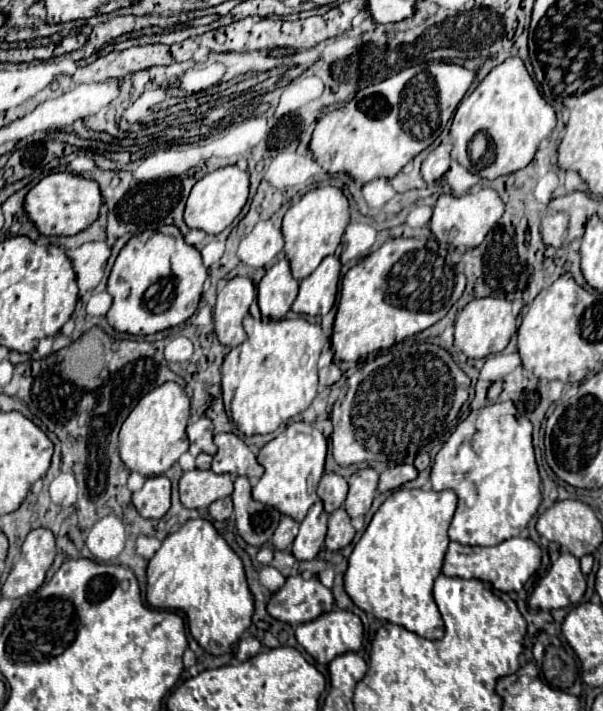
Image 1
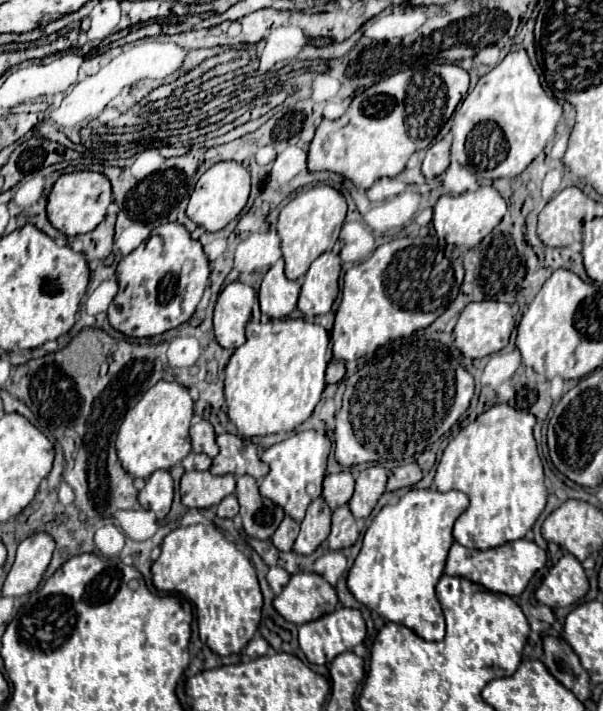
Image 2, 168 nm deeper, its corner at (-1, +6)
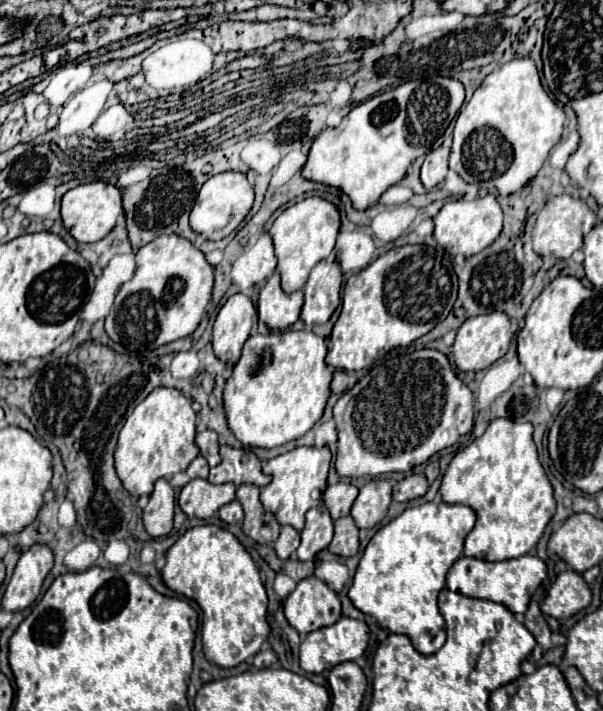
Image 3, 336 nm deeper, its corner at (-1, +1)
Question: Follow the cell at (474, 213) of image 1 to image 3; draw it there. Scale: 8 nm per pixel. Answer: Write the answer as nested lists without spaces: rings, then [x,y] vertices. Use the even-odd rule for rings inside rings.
[[[487,194],[485,198],[475,198],[471,202],[467,202],[467,200],[449,202],[439,210],[439,214],[433,218],[433,222],[435,222],[437,244],[445,252],[449,252],[453,256],[461,254],[465,258],[471,258],[477,252],[483,252],[489,244],[493,244],[497,240],[497,236],[503,230],[501,206],[499,206],[499,202],[495,200],[493,194]]]

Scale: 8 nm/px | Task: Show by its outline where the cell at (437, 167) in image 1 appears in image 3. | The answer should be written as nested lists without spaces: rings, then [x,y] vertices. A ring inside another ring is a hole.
[[[445,142],[437,150],[433,150],[425,156],[425,162],[421,166],[421,182],[427,190],[433,190],[435,186],[439,186],[445,180],[449,148],[451,148],[451,144]]]

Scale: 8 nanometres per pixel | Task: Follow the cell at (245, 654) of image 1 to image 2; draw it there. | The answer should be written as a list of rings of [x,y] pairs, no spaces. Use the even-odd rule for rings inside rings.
[[[253,637],[253,639],[249,641],[249,645],[245,647],[245,655],[247,655],[249,659],[261,657],[261,655],[265,655],[267,651],[269,651],[269,643],[267,643],[263,637]]]

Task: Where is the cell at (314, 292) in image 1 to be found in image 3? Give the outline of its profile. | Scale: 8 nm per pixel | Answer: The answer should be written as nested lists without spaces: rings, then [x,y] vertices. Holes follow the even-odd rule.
[[[321,260],[309,274],[305,284],[305,304],[301,320],[307,326],[325,324],[341,303],[343,274],[337,262]]]

